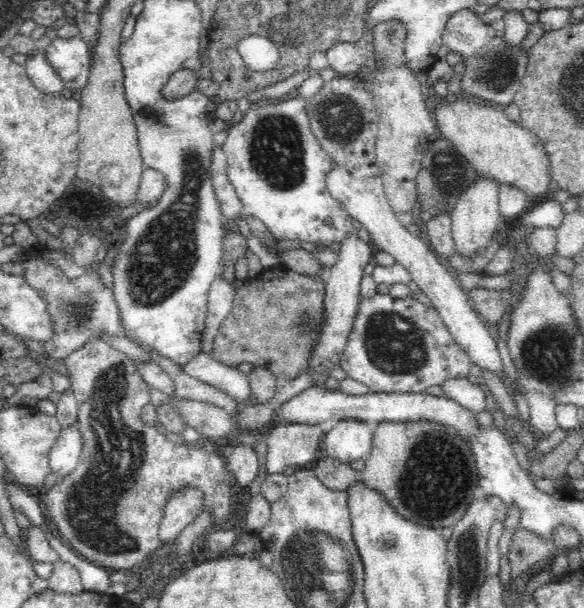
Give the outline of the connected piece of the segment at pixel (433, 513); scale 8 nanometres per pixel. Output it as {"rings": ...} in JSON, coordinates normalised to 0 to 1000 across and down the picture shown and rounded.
{"rings":[[[726,691],[651,694],[622,778],[622,796],[646,808],[685,849],[747,870],[774,868],[791,852],[822,793],[800,725],[764,701]]]}

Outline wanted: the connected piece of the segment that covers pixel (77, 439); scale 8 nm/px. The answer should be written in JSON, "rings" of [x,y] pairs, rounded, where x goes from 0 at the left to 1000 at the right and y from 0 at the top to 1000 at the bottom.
{"rings":[[[134,697],[106,706],[99,714],[84,743],[84,765],[87,776],[101,788],[116,783],[132,768],[142,738],[139,724]]]}

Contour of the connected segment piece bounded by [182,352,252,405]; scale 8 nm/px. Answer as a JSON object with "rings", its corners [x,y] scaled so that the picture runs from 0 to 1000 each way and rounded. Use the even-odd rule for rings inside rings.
{"rings":[[[342,581],[324,599],[312,602],[312,610],[329,622],[366,635],[402,655],[411,666],[432,663],[432,643],[425,618],[404,604],[377,599],[360,581]]]}

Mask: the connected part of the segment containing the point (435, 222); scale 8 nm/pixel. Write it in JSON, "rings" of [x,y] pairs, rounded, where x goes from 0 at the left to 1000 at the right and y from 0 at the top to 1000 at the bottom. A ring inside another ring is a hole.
{"rings":[[[712,329],[712,336],[705,339],[702,352],[711,368],[723,372],[726,377],[726,391],[731,401],[753,421],[757,429],[771,424],[777,408],[777,393],[772,387],[772,354],[753,352],[743,355],[733,365],[726,365],[721,359],[719,332]]]}

